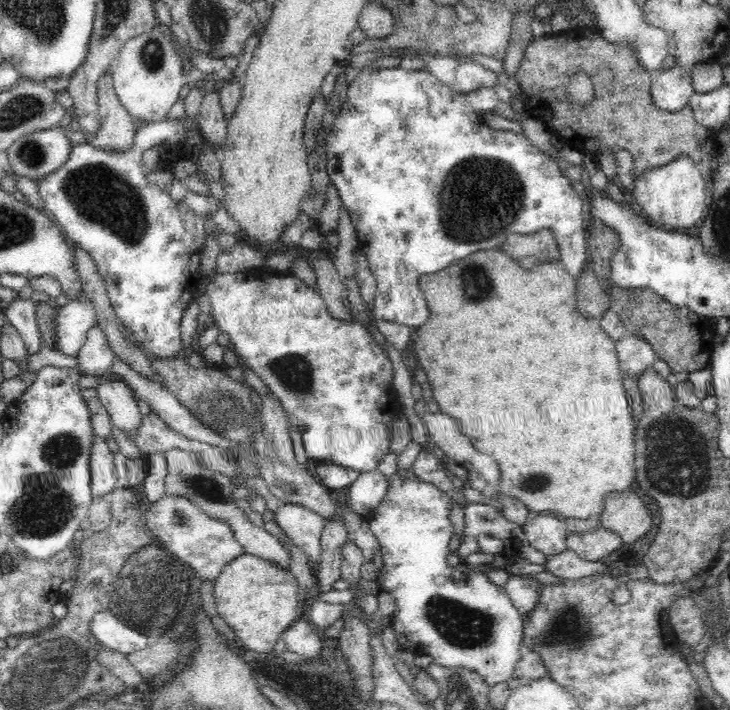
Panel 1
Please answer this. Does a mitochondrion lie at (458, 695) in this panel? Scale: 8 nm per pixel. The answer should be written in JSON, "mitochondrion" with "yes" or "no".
{"mitochondrion":"yes"}

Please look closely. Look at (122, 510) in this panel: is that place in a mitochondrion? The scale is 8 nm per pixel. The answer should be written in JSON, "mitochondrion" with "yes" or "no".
{"mitochondrion":"no"}

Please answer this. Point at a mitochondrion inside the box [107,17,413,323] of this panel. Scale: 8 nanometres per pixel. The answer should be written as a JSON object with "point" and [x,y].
{"point":[152,54]}

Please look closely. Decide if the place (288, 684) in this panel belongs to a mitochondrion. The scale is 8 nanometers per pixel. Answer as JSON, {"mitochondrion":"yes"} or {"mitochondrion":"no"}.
{"mitochondrion":"no"}

